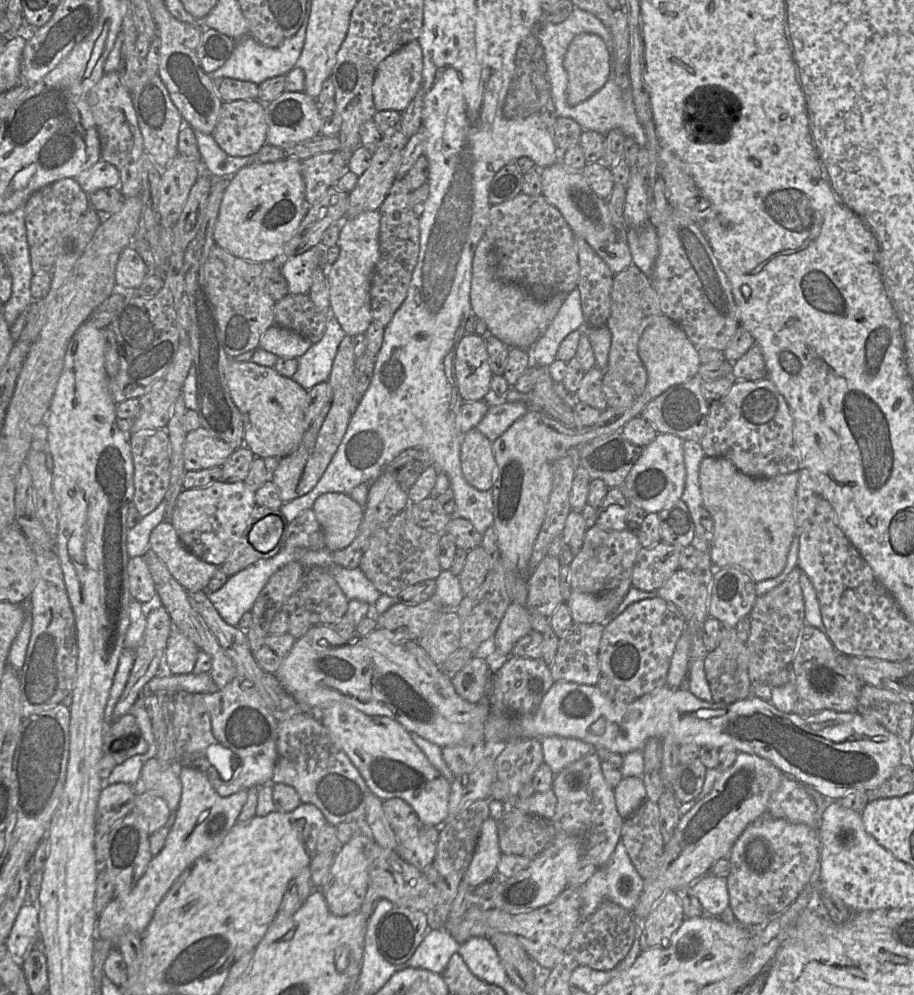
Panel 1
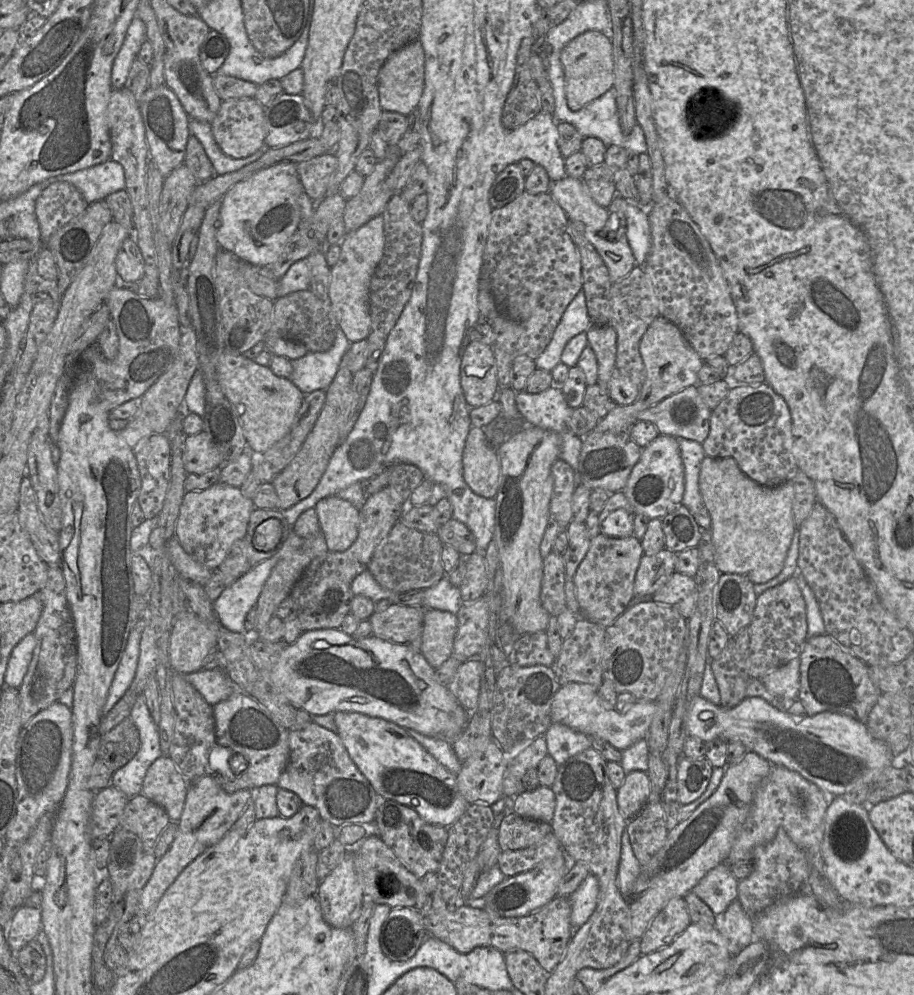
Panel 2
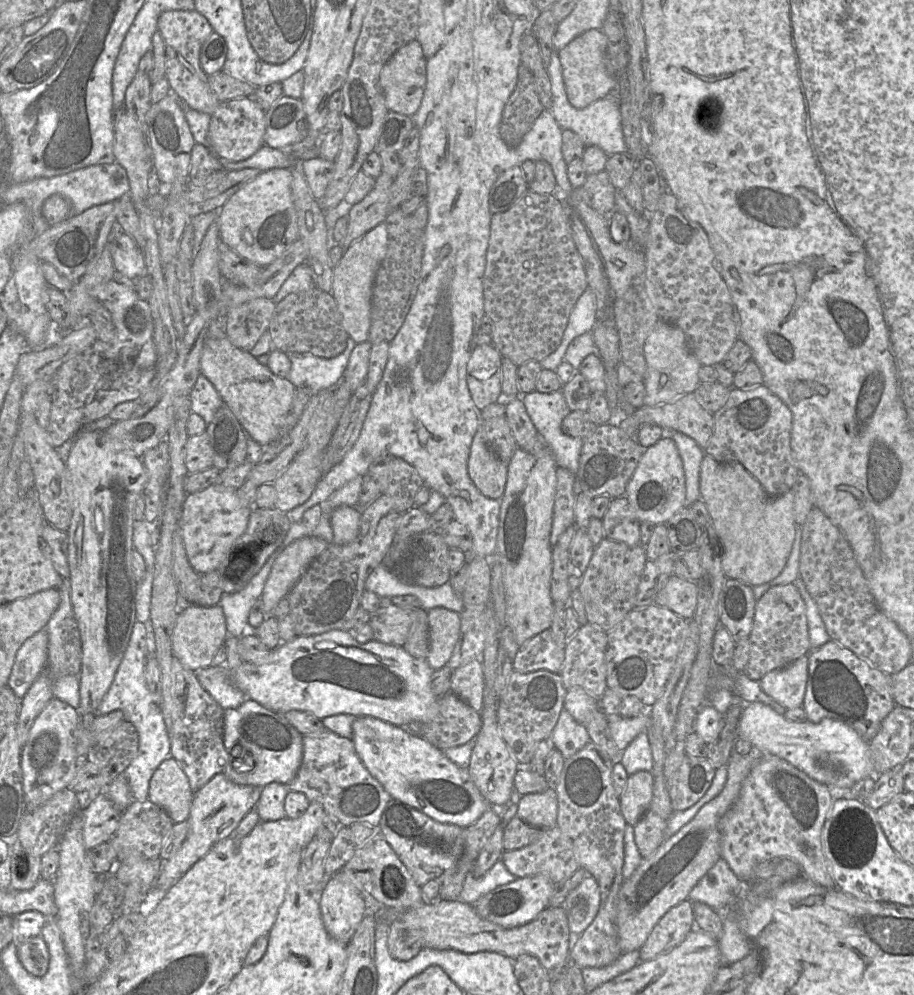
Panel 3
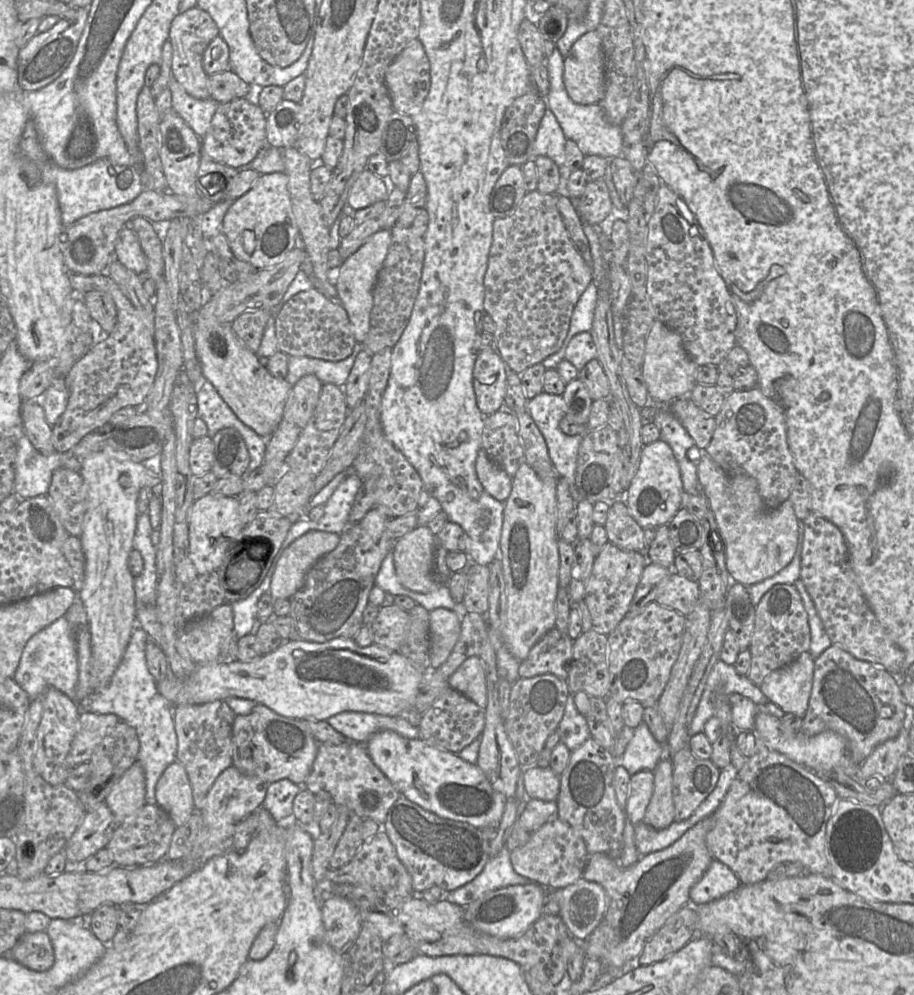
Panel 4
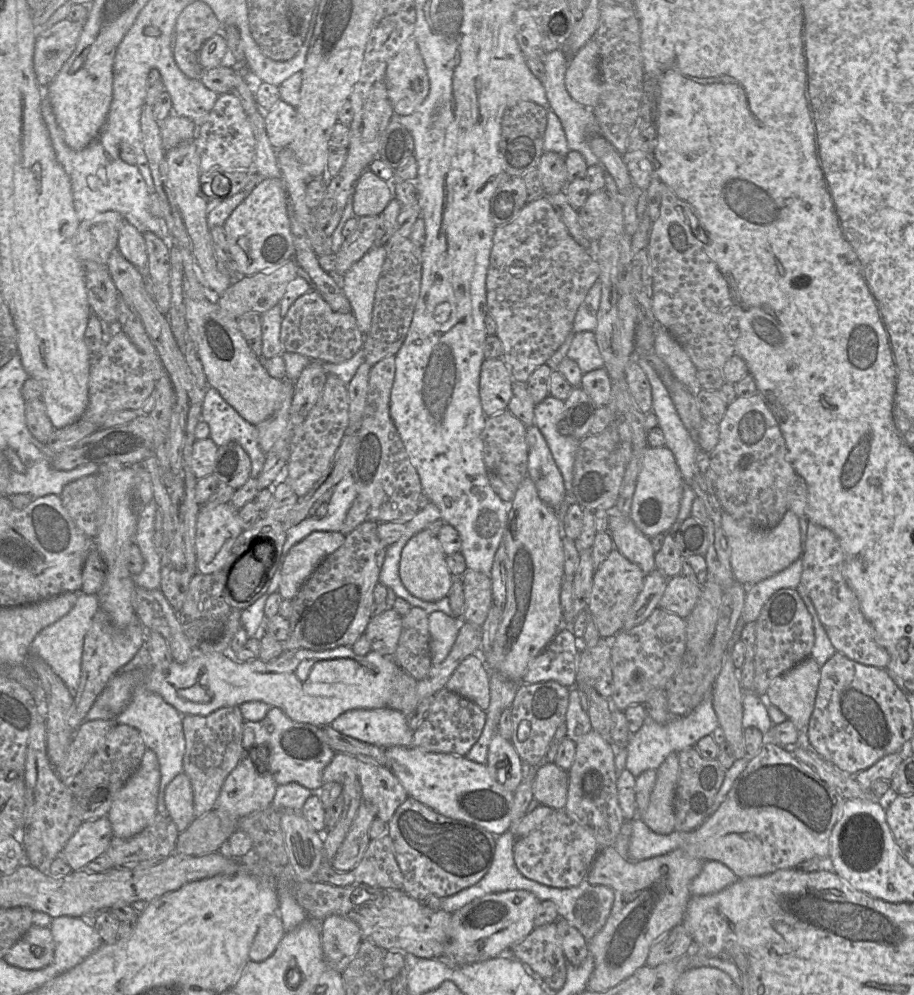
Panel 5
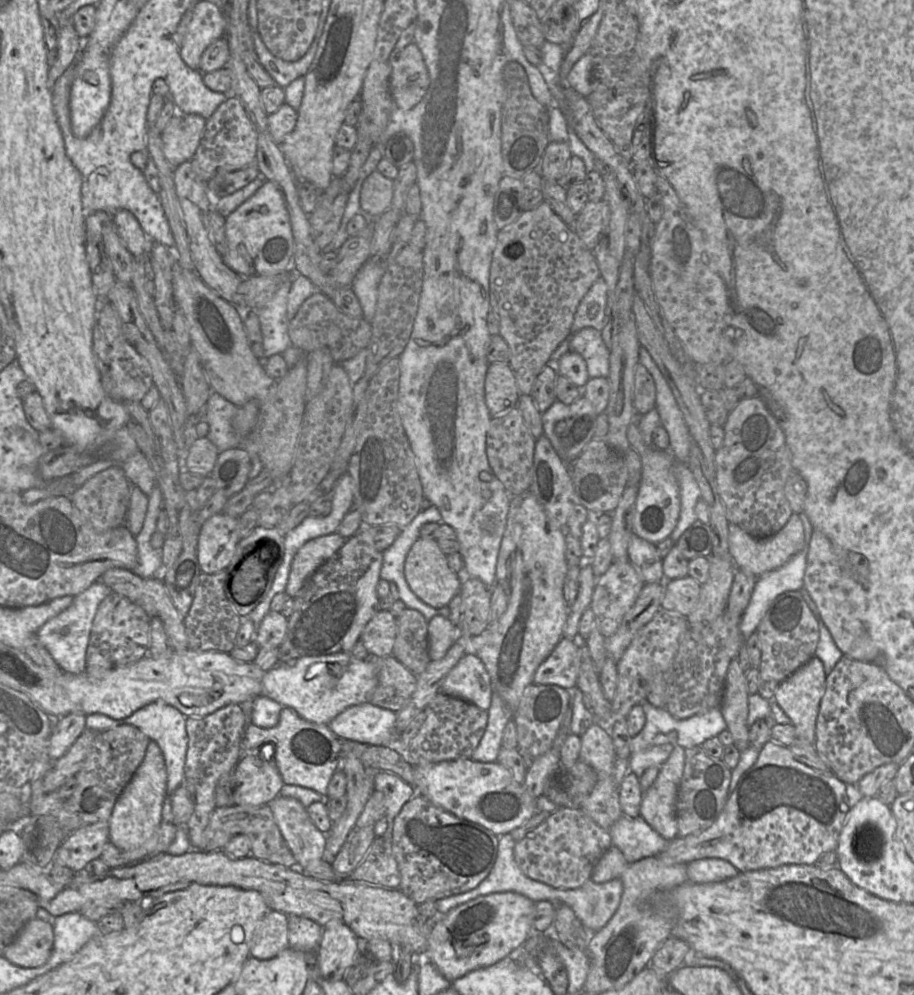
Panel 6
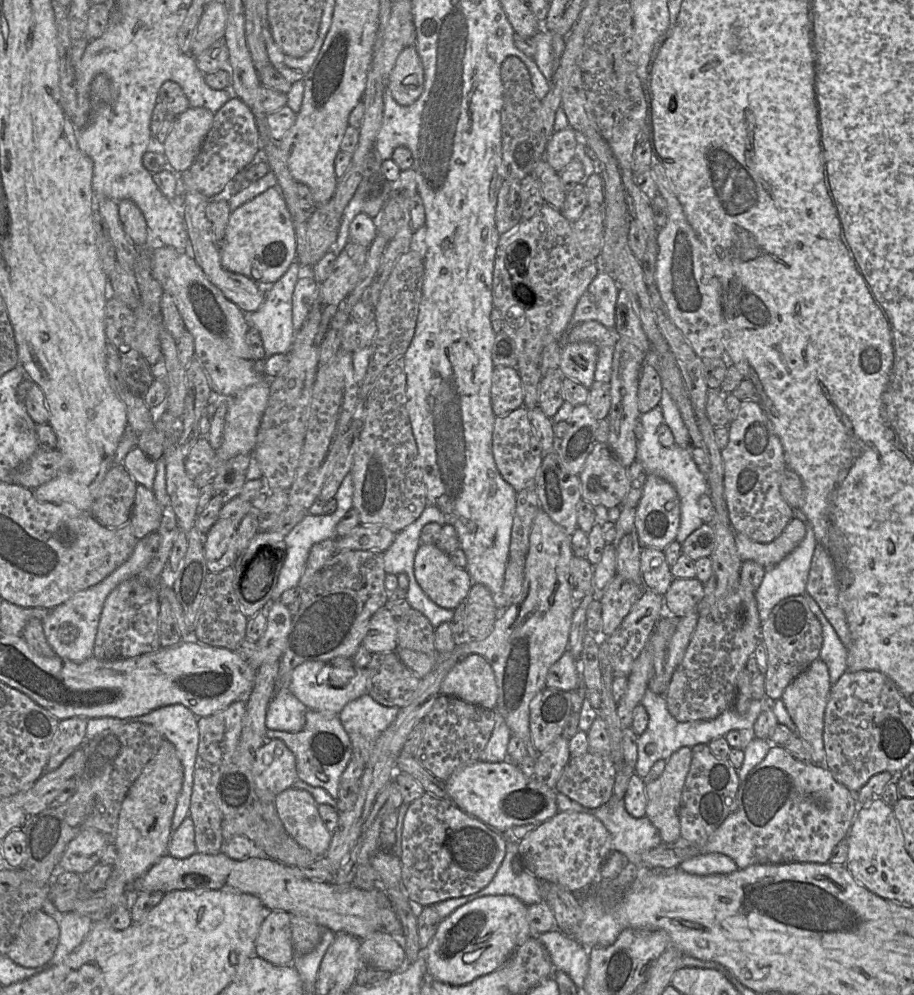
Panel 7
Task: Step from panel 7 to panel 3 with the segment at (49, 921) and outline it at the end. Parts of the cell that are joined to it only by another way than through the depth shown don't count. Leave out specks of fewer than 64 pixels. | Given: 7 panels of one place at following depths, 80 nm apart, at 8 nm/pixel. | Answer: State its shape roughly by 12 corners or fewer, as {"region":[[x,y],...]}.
{"region":[[41,935],[17,942],[20,962],[44,976],[50,953]]}

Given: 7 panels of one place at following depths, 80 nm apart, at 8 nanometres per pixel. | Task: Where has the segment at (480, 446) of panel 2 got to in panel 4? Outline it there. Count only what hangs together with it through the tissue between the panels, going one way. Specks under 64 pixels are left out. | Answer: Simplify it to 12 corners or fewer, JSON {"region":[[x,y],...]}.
{"region":[[483,449],[475,462],[485,491],[505,502],[512,477]]}

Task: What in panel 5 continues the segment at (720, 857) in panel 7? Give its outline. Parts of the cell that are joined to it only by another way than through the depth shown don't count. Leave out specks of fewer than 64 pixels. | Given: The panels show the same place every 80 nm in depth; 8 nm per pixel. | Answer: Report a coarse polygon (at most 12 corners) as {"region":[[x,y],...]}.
{"region":[[705,861],[691,896],[718,893],[738,880],[724,864]]}

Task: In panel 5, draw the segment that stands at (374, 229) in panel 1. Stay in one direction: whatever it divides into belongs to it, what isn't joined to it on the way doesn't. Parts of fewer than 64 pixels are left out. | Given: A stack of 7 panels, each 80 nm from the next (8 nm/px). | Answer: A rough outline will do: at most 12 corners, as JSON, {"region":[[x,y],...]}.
{"region":[[371,248],[341,277],[359,330],[371,327],[387,254]]}

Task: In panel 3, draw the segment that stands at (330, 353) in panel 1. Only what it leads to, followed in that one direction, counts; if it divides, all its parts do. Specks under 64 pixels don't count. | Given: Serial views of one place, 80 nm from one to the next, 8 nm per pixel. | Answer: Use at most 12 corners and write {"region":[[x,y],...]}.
{"region":[[356,343],[334,358],[288,354],[287,379],[312,393],[342,381]]}

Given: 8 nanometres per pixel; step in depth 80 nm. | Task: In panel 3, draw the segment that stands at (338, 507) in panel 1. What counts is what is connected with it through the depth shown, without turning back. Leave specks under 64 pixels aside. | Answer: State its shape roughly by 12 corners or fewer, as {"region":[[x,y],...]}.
{"region":[[339,506],[331,514],[333,543],[346,545],[360,532],[361,510]]}

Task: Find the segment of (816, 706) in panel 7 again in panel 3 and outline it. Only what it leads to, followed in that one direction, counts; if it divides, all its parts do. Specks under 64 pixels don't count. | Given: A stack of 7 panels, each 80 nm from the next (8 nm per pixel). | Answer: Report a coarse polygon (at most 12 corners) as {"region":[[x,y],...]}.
{"region":[[808,655],[767,673],[762,691],[786,710],[802,707]]}

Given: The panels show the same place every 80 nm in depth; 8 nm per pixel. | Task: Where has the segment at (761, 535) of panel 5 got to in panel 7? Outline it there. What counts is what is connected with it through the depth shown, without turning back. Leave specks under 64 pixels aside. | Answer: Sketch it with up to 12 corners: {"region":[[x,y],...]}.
{"region":[[793,518],[770,543],[735,533],[740,559],[769,569],[804,539],[804,523]]}

